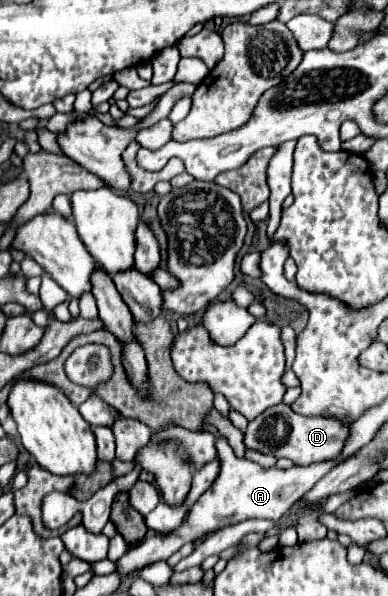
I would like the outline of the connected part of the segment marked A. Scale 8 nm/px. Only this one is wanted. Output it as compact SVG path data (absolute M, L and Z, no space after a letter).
M217 439L217 457L221 463L221 471L213 485L199 497L199 501L191 507L187 513L187 519L183 525L167 535L151 535L145 537L139 545L133 545L119 561L117 567L121 573L129 573L131 569L149 565L153 561L165 561L169 559L177 549L181 549L189 541L201 539L207 533L215 533L215 529L223 529L223 525L235 525L235 521L245 519L271 519L279 523L285 513L299 501L321 477L325 477L333 467L337 467L343 461L319 461L311 465L293 465L289 469L263 469L257 463L251 463L247 459L237 459L227 445L225 439Z

